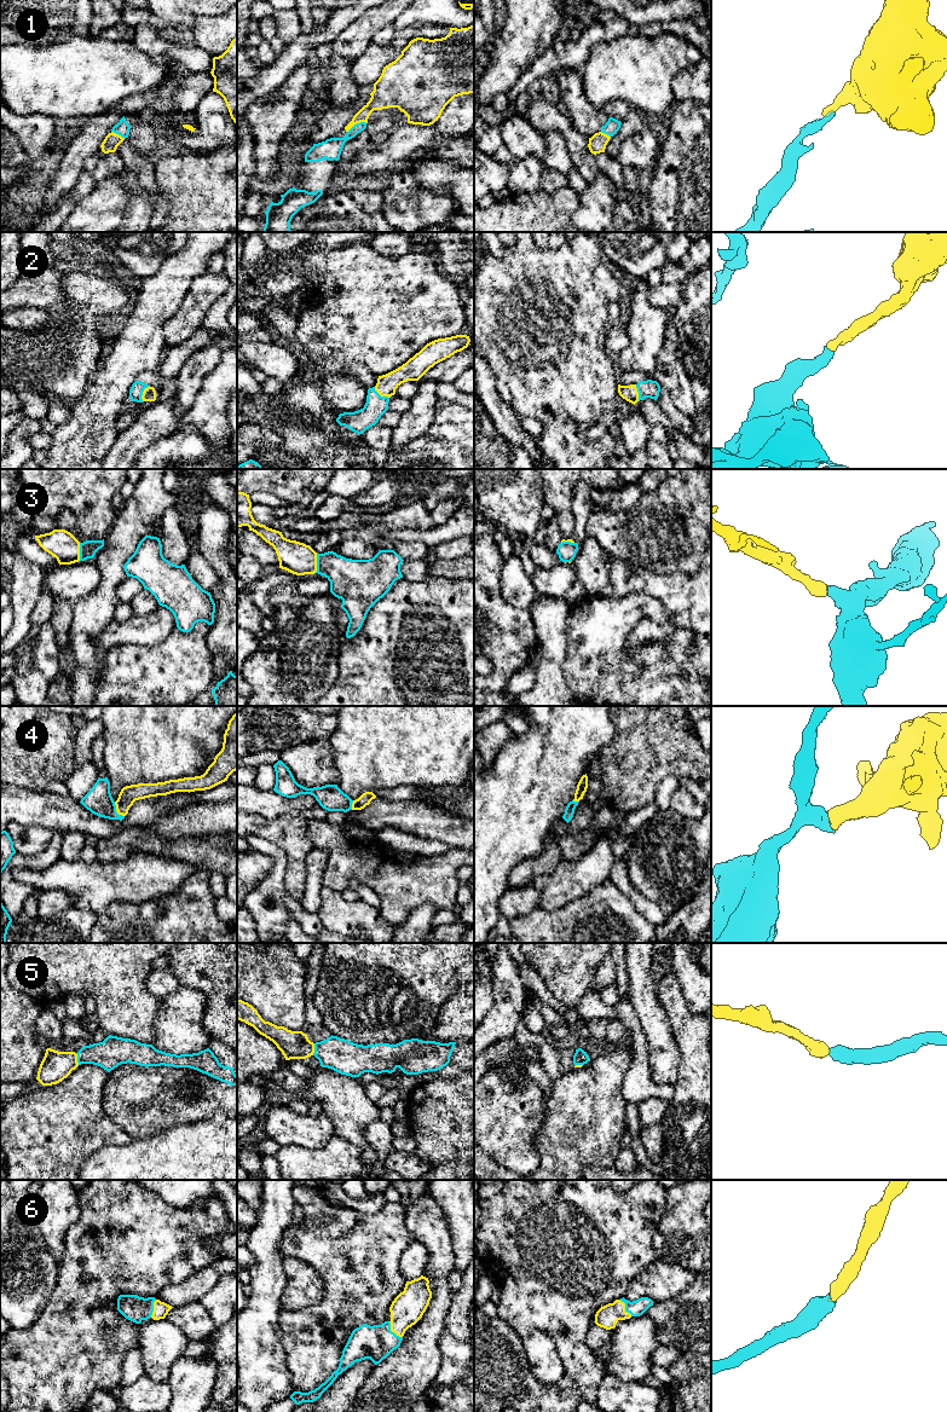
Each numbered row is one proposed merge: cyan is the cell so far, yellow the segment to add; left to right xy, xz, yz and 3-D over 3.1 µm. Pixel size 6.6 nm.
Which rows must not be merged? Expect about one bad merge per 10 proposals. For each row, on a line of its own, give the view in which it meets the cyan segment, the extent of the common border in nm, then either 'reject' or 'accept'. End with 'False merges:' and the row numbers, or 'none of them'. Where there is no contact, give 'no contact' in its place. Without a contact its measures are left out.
1: contact in xz; length 140 nm; accept
2: contact in xz; length 130 nm; accept
3: contact in xz; length 130 nm; accept
4: contact in xy; length 120 nm; accept
5: contact in xy; length 80 nm; accept
6: contact in xz; length 140 nm; accept
False merges: none of them

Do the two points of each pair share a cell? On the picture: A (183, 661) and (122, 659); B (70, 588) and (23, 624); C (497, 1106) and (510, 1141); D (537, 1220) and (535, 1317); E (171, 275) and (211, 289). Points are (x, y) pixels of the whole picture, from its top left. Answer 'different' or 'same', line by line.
A: same
B: different
C: same
D: same
E: different

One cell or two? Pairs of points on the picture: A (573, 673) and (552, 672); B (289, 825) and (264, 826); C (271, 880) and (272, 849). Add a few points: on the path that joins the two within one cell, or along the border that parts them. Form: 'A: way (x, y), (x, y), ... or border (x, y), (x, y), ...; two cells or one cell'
A: border (565, 646), (561, 672), (564, 682), (571, 693); two cells
B: way (283, 826), (270, 826); one cell
C: way (277, 873), (277, 856); one cell

